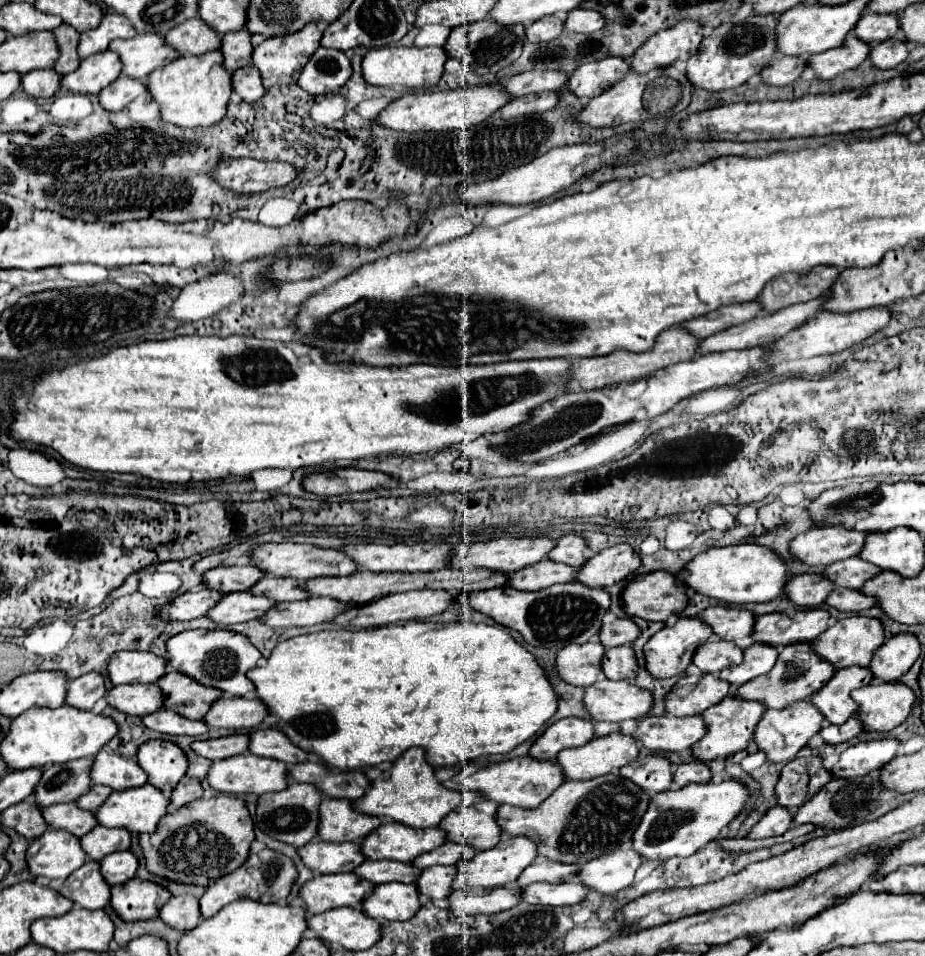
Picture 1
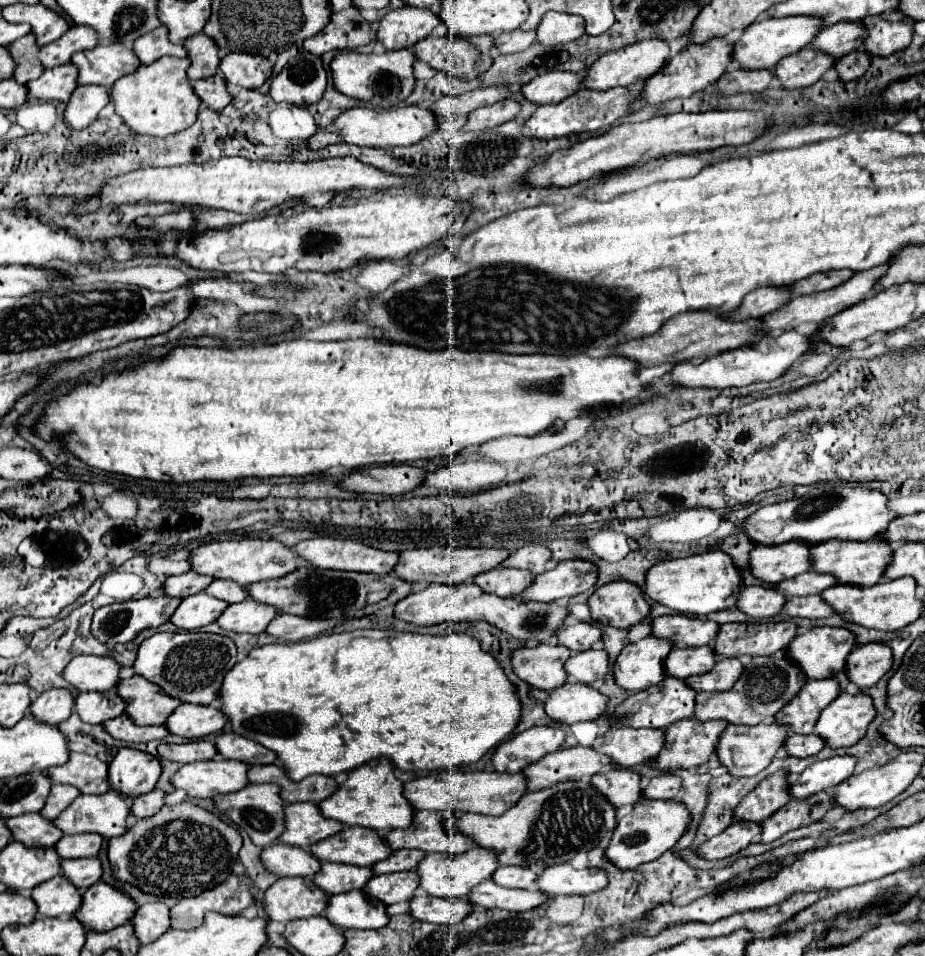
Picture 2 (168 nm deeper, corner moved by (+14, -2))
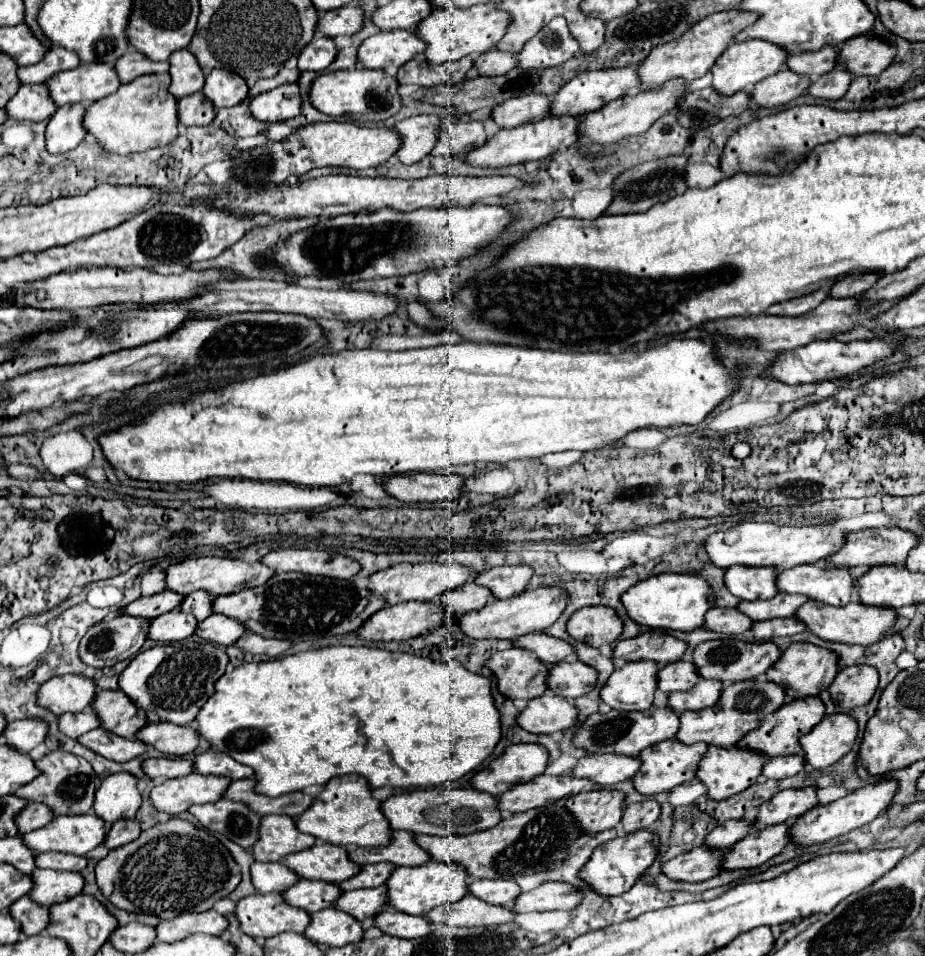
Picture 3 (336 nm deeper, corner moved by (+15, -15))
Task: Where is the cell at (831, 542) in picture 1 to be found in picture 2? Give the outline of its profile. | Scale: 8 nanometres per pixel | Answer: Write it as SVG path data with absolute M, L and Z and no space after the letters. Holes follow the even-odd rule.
M781 543L777 547L753 547L749 551L751 575L763 583L779 583L809 571L809 547L805 543Z

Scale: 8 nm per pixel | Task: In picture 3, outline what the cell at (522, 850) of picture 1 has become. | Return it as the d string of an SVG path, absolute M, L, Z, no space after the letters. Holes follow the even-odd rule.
M436 860L416 868L396 868L388 878L388 906L406 914L422 914L438 908L440 904L462 900L468 892L468 872L460 864L436 864Z

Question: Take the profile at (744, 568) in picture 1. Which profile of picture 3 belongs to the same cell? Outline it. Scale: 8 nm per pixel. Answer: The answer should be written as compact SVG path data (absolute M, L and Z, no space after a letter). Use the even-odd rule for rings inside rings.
M658 574L646 578L622 594L628 614L644 626L654 630L696 630L704 626L704 616L712 608L710 584L694 574Z

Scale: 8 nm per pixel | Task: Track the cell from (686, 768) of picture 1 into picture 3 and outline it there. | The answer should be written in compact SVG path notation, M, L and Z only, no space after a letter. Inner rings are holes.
M644 800L638 804L630 804L624 810L622 824L626 832L634 832L640 828L650 828L660 818L660 804L656 800Z

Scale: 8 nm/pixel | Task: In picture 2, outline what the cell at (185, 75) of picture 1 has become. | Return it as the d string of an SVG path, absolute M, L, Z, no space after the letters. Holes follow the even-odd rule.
M161 57L151 65L141 65L135 73L129 73L113 83L109 91L111 103L115 105L115 113L133 133L167 137L195 123L201 103L197 103L197 97L193 95L185 67L189 67L189 59Z

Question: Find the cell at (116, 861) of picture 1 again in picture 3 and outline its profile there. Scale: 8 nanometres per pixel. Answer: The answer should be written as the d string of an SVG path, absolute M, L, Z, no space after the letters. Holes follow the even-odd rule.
M40 870L32 872L34 888L30 892L32 900L42 906L52 906L56 902L70 900L72 896L82 894L84 876L80 872L54 872L54 870Z

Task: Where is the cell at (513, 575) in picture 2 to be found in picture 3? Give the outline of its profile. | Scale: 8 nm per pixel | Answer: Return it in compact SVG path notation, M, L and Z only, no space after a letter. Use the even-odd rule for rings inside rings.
M464 584L456 590L448 590L442 596L442 604L446 606L448 612L456 612L456 616L462 616L464 612L472 612L472 610L480 610L484 608L488 602L492 600L492 592L488 592L488 588L478 586L478 584Z

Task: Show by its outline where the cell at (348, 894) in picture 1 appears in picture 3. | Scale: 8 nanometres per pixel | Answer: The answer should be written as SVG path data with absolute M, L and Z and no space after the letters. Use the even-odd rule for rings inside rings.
M278 892L252 894L242 898L236 906L236 918L240 920L240 930L252 938L272 938L280 932L302 934L310 924L310 914L304 912L302 908L292 908L290 904L284 904L284 896Z

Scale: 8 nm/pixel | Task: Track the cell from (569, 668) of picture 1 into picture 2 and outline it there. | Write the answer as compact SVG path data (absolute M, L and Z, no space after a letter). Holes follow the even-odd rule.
M537 645L511 651L513 673L543 691L551 691L567 681L563 669L565 659L569 659L569 649L561 645Z

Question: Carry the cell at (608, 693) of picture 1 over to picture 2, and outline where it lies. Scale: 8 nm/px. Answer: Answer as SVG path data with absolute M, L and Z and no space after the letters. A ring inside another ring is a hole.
M563 683L561 687L549 691L545 713L553 721L571 725L577 721L595 721L603 715L605 705L607 699L597 689L581 683Z

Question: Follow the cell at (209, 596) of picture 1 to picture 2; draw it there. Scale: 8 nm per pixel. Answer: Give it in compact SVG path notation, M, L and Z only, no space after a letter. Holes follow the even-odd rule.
M163 595L163 597L131 599L131 601L121 601L121 603L117 601L117 603L99 607L99 609L95 609L95 615L91 621L91 635L99 643L105 643L107 647L115 647L117 643L129 643L143 629L159 627L161 623L169 621L169 615L173 615L173 611L177 609L177 603L181 603L181 599L173 599L173 597Z

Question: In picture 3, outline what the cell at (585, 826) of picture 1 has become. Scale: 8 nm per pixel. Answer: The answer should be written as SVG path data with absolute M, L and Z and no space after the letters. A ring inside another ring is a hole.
M556 800L542 808L518 812L504 818L498 826L468 834L468 836L416 836L416 842L434 858L448 864L462 864L470 880L480 878L502 878L516 880L524 874L546 872L552 864L564 862L568 854L580 846L584 830L572 818L572 812L564 806L566 800Z

